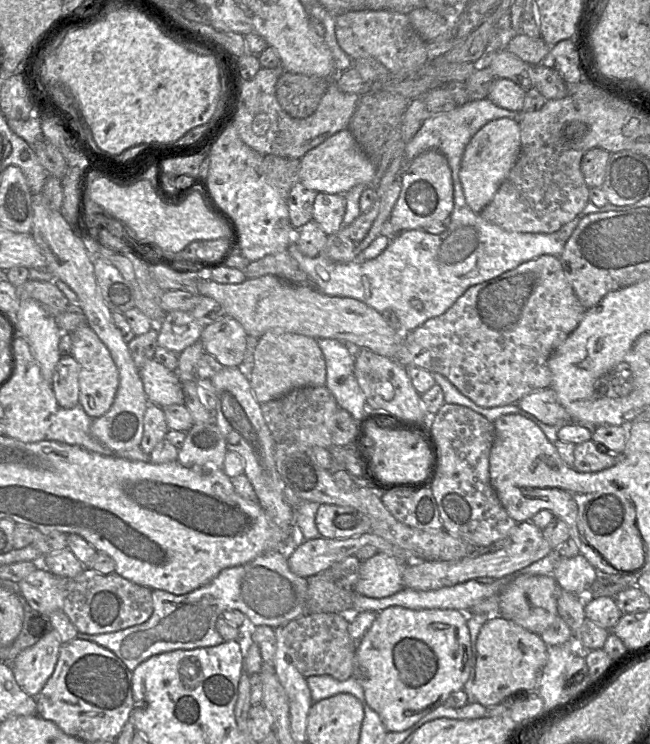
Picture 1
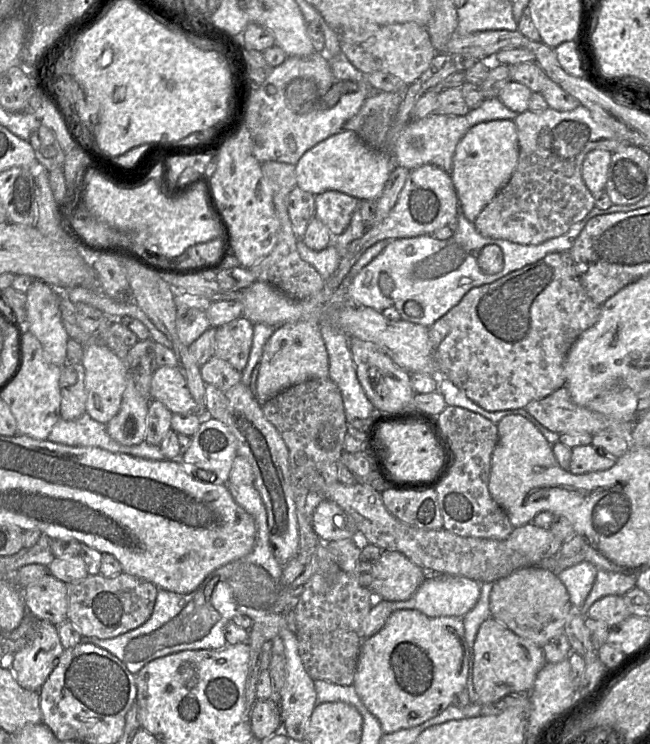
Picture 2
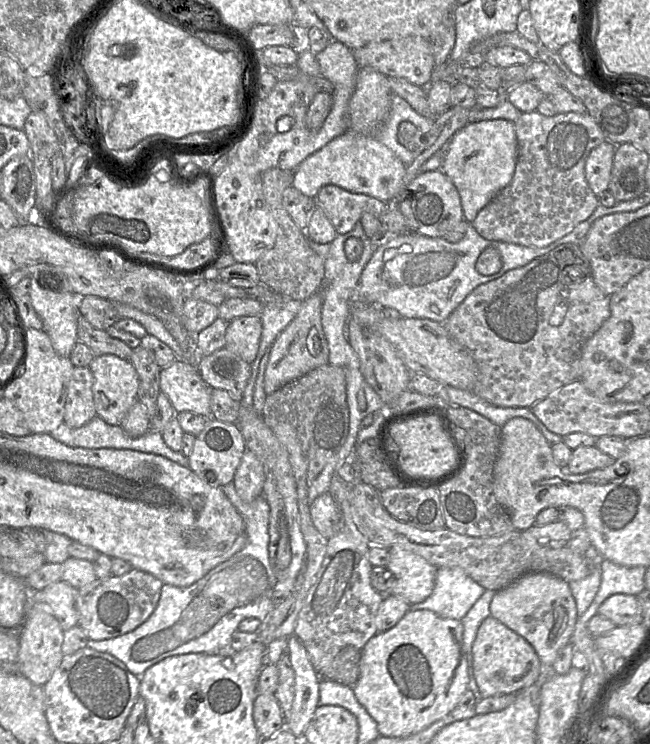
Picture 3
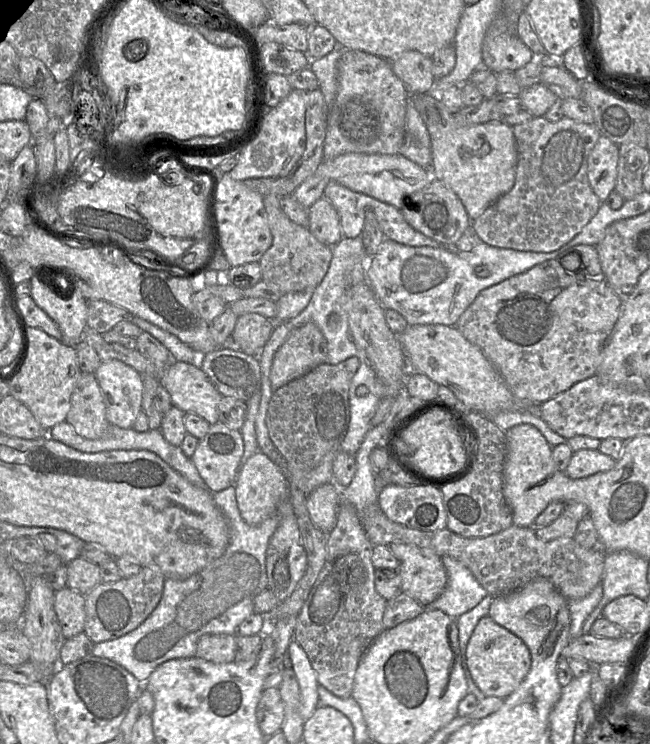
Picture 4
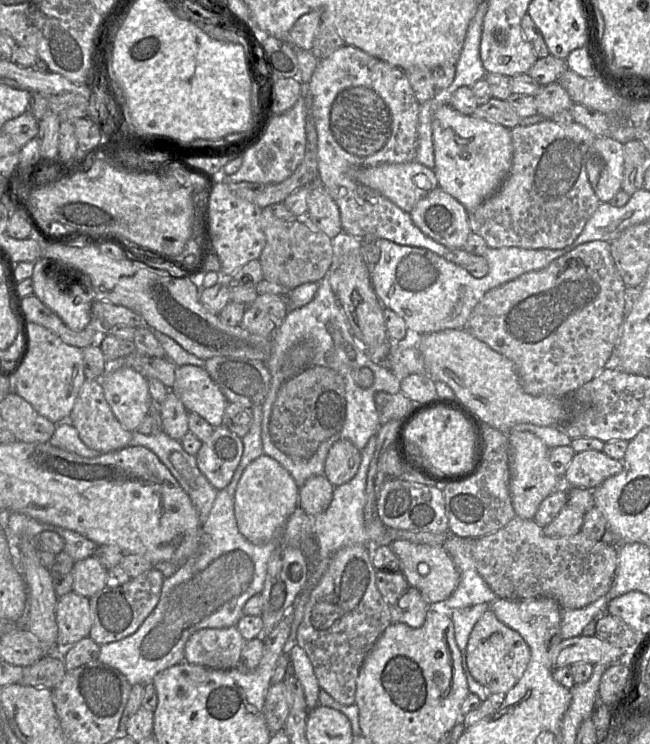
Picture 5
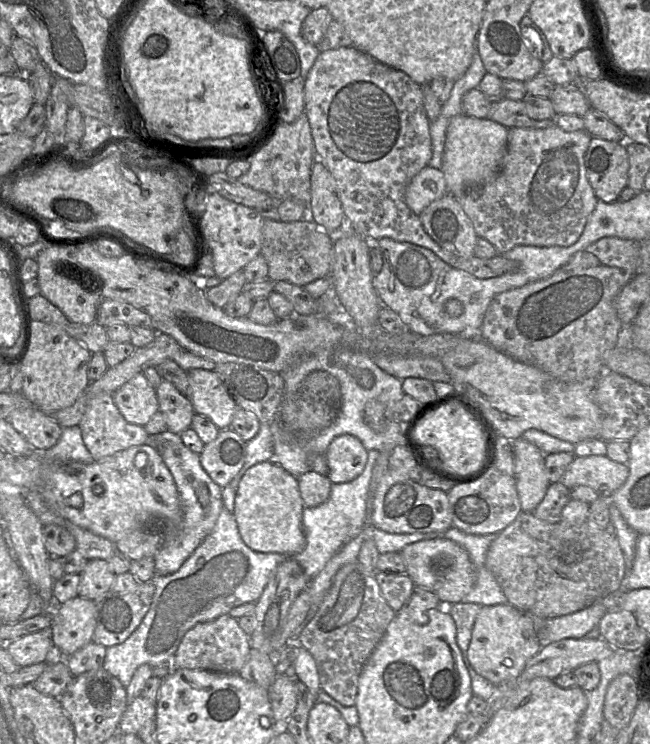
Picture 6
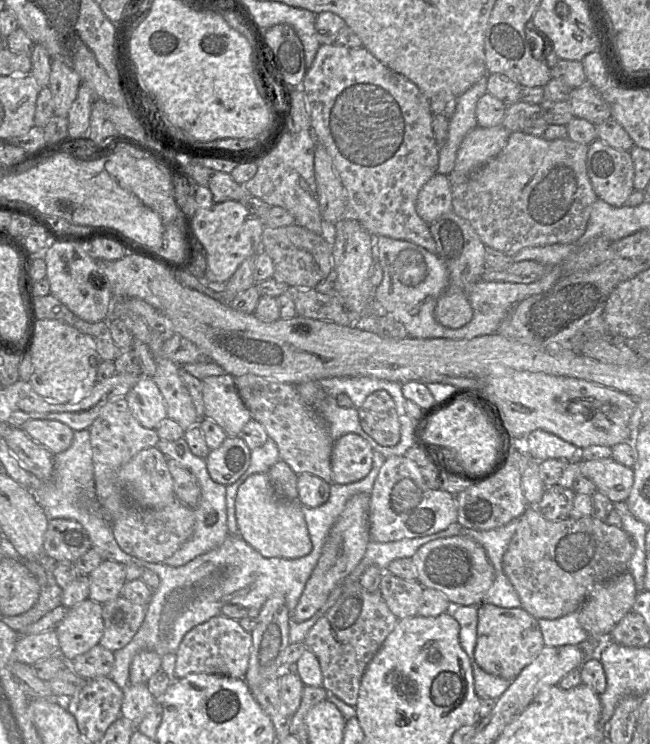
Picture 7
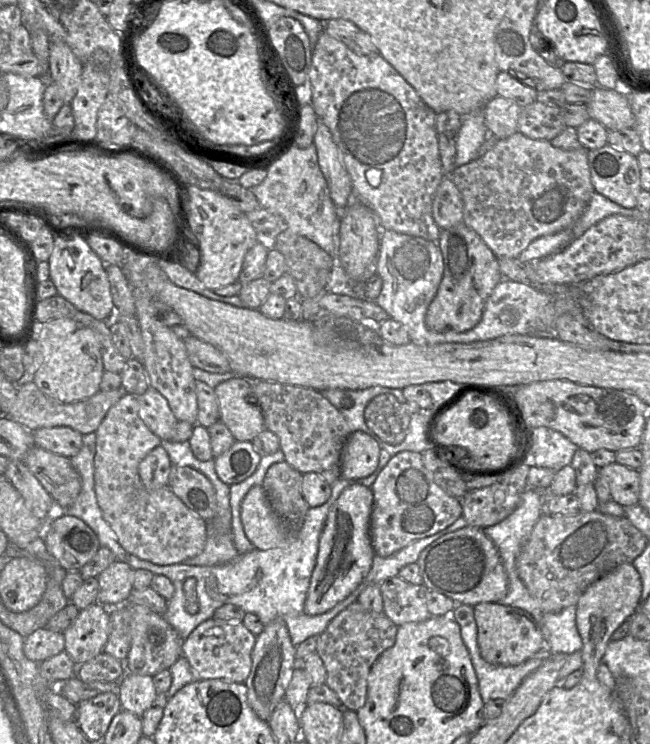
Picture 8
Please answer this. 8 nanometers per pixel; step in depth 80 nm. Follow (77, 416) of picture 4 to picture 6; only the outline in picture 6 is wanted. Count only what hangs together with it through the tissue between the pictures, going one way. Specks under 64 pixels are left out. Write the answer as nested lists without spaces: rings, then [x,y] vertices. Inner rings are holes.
[[[100,393],[88,401],[86,410],[78,426],[81,428],[84,444],[94,461],[114,455],[130,447],[147,444],[149,439],[149,434],[144,427],[125,420],[110,393]]]

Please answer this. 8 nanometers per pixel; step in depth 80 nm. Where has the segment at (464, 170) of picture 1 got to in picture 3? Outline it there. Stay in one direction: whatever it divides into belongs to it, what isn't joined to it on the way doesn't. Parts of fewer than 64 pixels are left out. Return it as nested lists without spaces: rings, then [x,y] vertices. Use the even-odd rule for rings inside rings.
[[[505,119],[468,123],[450,139],[440,170],[457,188],[467,222],[472,223],[479,211],[510,184],[515,173],[517,155],[514,122]]]

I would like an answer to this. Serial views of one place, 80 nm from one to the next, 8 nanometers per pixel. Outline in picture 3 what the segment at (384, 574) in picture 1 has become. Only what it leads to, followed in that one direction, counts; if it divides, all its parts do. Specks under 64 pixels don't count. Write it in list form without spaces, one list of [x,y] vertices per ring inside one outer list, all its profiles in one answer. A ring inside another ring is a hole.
[[[398,546],[388,548],[387,568],[394,575],[389,594],[396,595],[410,605],[428,598],[435,586],[438,568],[421,556]]]

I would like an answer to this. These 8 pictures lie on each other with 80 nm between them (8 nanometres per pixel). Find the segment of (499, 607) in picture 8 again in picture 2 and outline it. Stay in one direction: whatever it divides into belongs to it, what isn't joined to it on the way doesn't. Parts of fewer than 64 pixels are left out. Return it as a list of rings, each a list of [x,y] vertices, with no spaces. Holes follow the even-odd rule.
[[[490,617],[480,626],[473,646],[474,652],[474,688],[479,697],[478,704],[494,703],[510,693],[529,693],[537,674],[547,663],[542,647],[522,638],[503,623]]]

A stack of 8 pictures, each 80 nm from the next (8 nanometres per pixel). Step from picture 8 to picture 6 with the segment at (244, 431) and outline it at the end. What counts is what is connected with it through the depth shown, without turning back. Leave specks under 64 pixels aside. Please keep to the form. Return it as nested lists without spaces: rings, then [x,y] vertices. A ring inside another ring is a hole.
[[[188,371],[186,396],[196,414],[209,418],[219,430],[228,429],[238,409],[221,378],[214,371]]]

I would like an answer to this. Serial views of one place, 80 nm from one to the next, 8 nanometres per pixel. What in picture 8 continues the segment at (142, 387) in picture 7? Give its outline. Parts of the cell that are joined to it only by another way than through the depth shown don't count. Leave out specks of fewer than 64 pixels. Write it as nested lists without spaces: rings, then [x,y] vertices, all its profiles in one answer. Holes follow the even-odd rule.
[[[154,388],[136,396],[139,403],[139,417],[161,441],[170,441],[178,422],[167,400]]]

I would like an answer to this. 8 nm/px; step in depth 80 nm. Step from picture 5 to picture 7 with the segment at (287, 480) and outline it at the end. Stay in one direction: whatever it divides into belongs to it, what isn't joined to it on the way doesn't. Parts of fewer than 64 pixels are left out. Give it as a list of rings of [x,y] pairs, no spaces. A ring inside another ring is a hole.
[[[255,473],[242,483],[236,495],[235,511],[240,537],[262,556],[294,559],[311,551],[303,505],[299,501],[279,500],[266,473]]]

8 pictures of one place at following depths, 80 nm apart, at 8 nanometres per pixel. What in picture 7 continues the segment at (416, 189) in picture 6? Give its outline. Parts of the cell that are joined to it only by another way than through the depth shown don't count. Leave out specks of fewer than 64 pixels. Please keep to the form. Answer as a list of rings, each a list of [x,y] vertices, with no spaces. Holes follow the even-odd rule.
[[[436,173],[420,190],[416,200],[418,215],[428,224],[453,211],[449,177]]]

